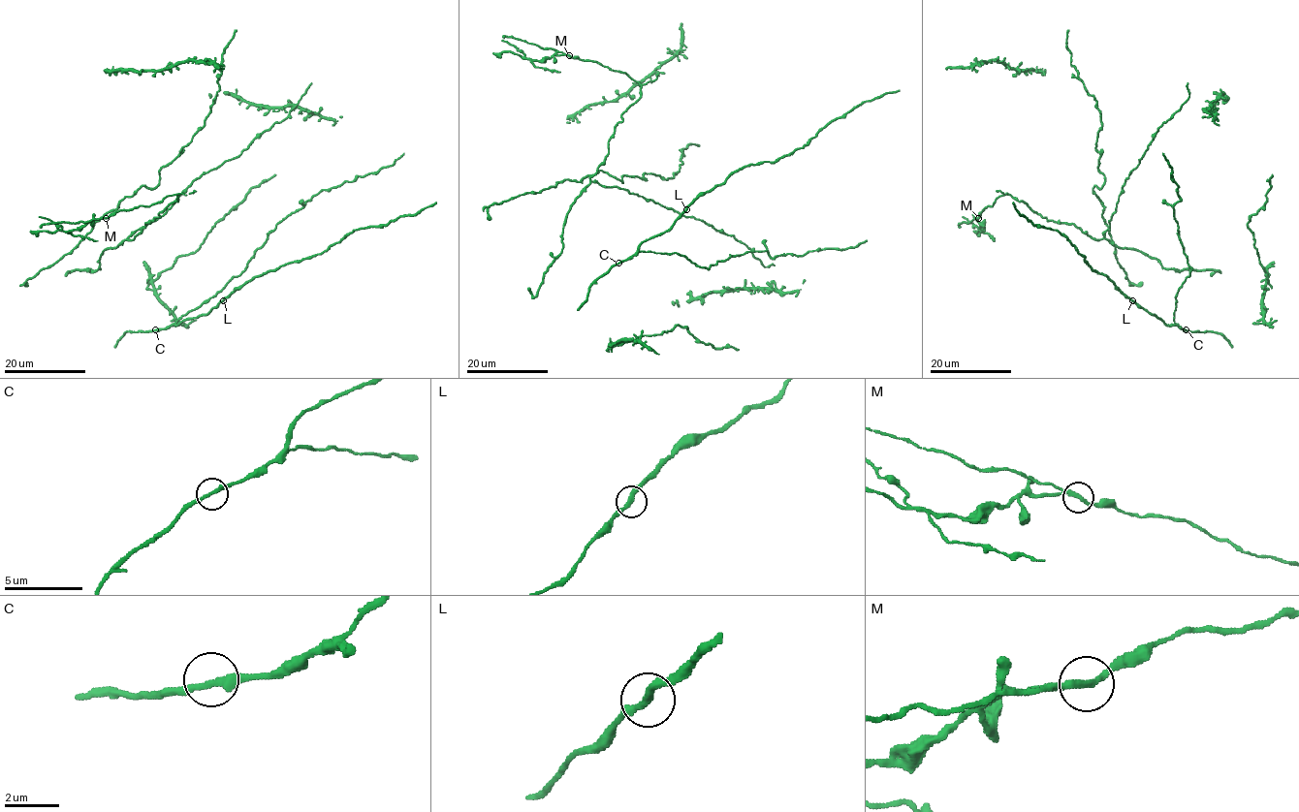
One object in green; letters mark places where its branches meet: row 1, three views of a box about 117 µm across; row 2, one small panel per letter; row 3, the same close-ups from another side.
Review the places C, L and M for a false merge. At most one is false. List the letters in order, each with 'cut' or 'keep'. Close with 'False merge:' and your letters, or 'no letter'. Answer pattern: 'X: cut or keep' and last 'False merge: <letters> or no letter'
C: keep
L: keep
M: cut
False merge: M

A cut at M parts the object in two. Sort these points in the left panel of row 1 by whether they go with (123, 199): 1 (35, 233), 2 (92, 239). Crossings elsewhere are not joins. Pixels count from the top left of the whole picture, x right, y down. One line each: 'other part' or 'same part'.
1: other part
2: other part

